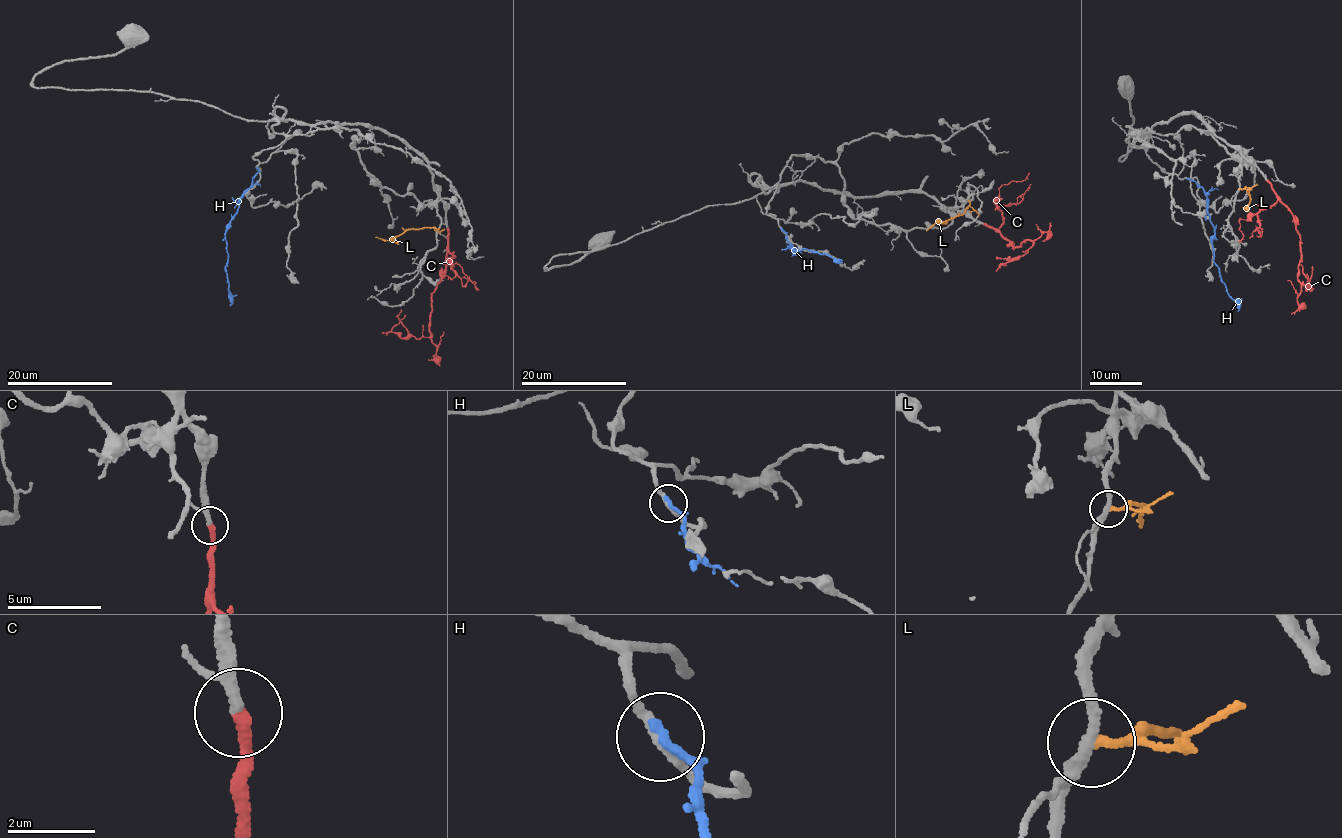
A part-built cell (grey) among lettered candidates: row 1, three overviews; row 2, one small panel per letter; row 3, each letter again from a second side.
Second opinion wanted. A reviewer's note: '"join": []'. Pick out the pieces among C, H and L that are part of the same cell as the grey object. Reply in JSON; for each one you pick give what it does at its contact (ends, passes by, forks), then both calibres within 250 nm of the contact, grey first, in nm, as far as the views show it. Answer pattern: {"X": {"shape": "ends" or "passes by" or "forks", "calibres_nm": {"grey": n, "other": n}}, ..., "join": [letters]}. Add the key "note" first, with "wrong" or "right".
{"note": "wrong", "C": {"shape": "ends", "calibres_nm": {"grey": 180, "other": 280}}, "join": ["C"]}

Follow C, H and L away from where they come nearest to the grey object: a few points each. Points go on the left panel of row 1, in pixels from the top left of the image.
C: (447, 228), (445, 270), (432, 292), (430, 336), (403, 338), (393, 331), (405, 315)
H: (257, 168), (251, 186), (240, 201), (237, 213), (225, 233), (228, 257), (225, 270), (231, 305)
L: (438, 228), (407, 229), (388, 240), (375, 237)

